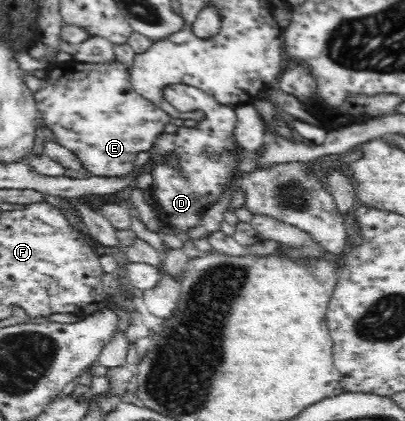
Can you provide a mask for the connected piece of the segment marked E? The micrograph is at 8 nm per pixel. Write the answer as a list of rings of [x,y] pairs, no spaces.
[[[62,64],[56,72],[48,74],[48,84],[36,94],[35,103],[42,112],[44,124],[54,130],[56,142],[76,154],[84,169],[93,176],[101,178],[126,179],[132,173],[136,154],[140,150],[152,149],[157,138],[164,134],[164,124],[172,123],[173,118],[154,102],[140,97],[132,88],[129,69],[122,64],[96,66],[96,64]]]

